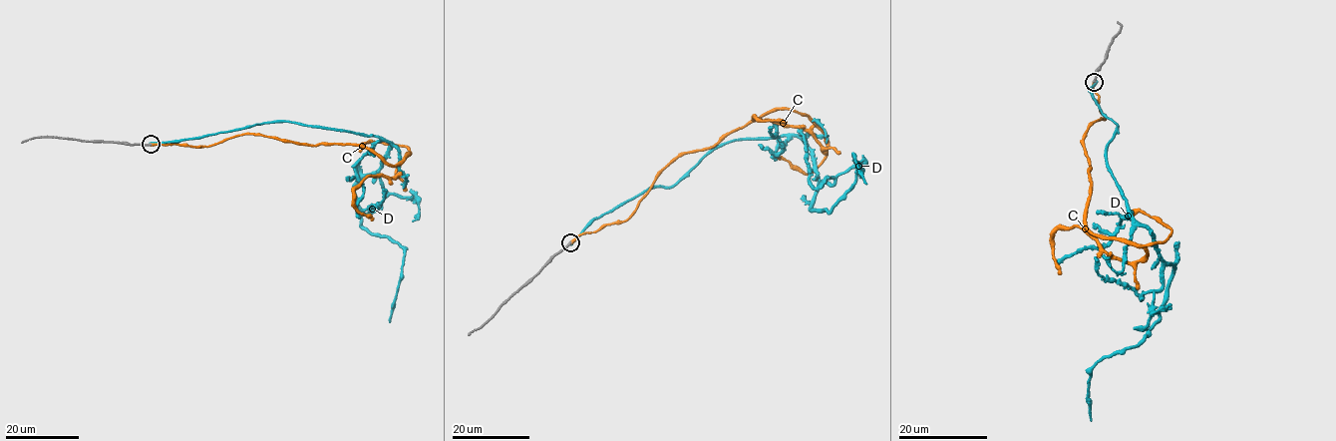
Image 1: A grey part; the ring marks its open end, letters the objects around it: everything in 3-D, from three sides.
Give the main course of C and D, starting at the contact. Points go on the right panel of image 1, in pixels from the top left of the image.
C: (1095, 82), (1106, 119), (1083, 145), (1087, 227), (1147, 255), (1128, 263), (1065, 226), (1053, 245), (1061, 273)
D: (1096, 82), (1090, 91), (1119, 127), (1107, 163), (1133, 219), (1173, 266), (1142, 341), (1091, 368), (1091, 420)

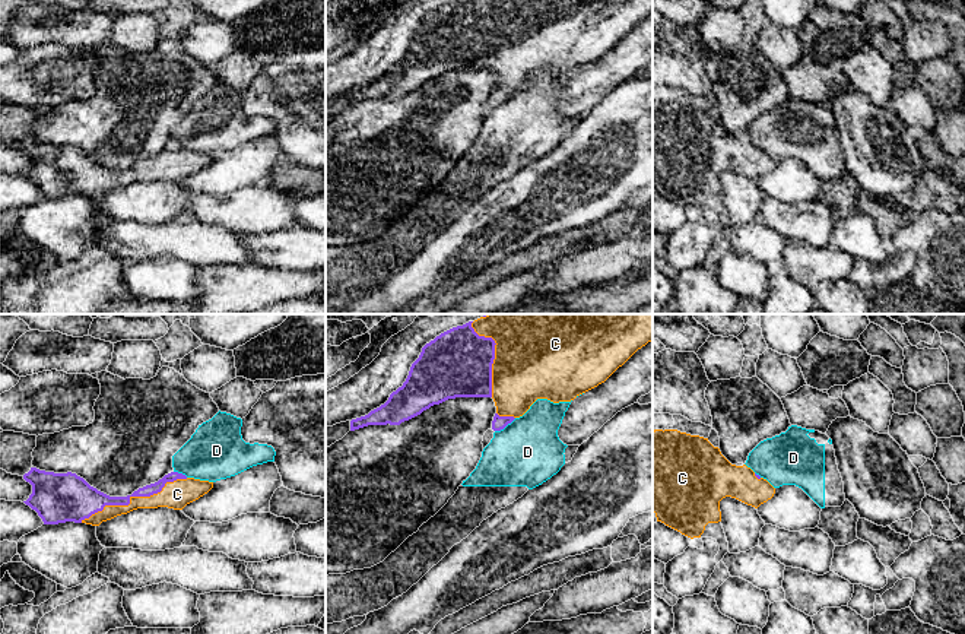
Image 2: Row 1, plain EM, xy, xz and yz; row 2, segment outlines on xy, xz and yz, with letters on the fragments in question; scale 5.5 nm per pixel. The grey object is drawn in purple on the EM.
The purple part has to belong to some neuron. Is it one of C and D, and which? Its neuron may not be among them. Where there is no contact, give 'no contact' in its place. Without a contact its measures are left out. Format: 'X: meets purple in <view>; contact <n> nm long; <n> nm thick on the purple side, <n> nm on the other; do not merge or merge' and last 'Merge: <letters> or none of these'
C: meets purple in xy; contact 650 nm long; 160 nm thick on the purple side, 150 nm on the other; merge
D: meets purple in xz; contact 140 nm long; 80 nm thick on the purple side, 380 nm on the other; do not merge
Merge: C

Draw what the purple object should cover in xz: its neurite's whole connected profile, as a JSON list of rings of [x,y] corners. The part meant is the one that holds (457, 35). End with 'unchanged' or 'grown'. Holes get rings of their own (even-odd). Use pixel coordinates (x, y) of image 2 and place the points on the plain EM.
[[[453,0],[422,20],[401,60],[368,88],[352,92],[350,104],[368,98],[400,98],[434,77],[455,70],[492,70],[496,86],[492,102],[501,104],[523,89],[537,72],[571,75],[604,56],[638,22],[653,13],[653,0]]]; grown

